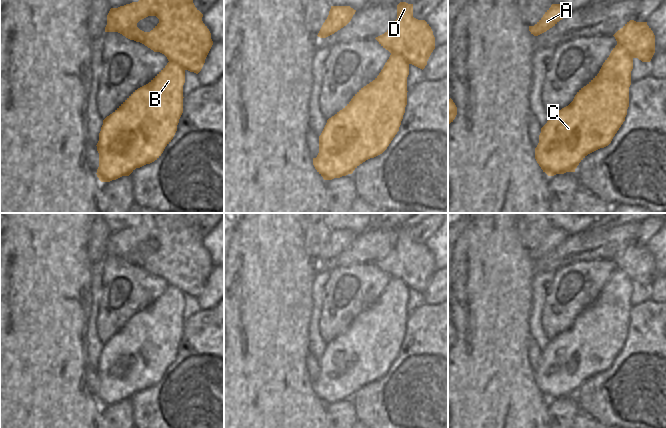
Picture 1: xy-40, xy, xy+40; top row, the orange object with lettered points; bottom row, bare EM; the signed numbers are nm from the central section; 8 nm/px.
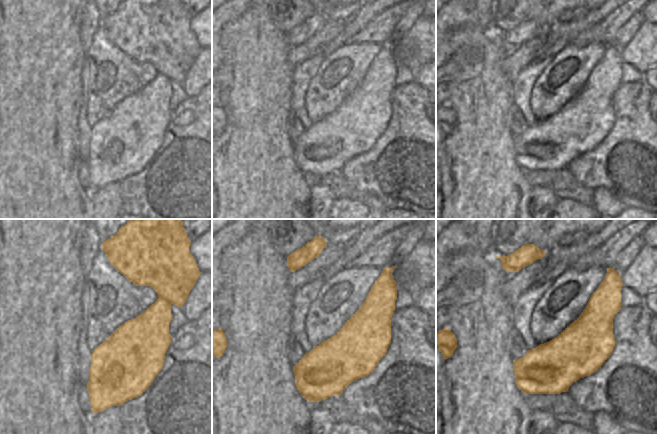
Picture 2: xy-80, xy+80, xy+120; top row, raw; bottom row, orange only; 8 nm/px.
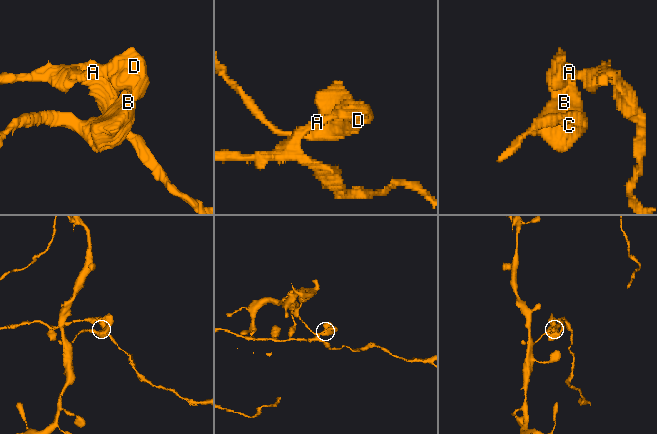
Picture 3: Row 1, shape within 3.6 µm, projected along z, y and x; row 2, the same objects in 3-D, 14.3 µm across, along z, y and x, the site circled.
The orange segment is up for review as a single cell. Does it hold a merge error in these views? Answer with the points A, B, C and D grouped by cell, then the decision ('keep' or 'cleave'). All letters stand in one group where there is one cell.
A D / B C; cleave

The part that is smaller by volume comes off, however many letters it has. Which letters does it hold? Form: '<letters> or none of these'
A, D

